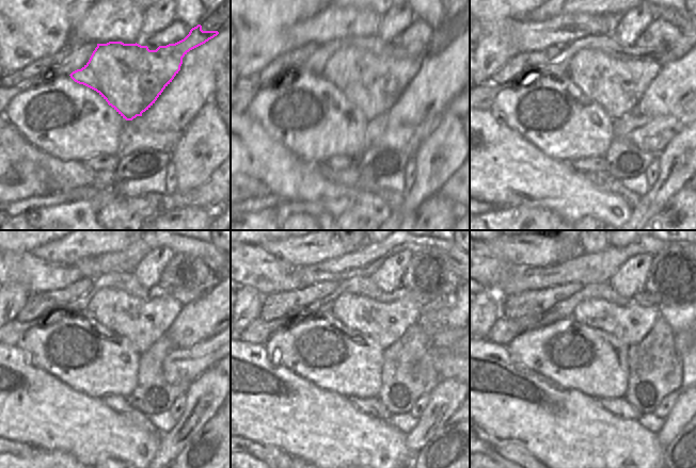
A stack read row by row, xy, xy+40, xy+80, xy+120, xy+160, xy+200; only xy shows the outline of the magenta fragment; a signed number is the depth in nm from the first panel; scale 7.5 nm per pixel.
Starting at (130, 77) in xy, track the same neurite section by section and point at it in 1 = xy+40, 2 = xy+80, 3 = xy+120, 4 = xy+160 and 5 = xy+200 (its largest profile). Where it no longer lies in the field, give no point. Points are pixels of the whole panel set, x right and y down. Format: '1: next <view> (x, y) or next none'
1: next xy+40 (373, 83)
2: next xy+80 (617, 85)
3: next xy+120 (142, 322)
4: next xy+160 (384, 322)
5: next xy+200 (630, 324)

